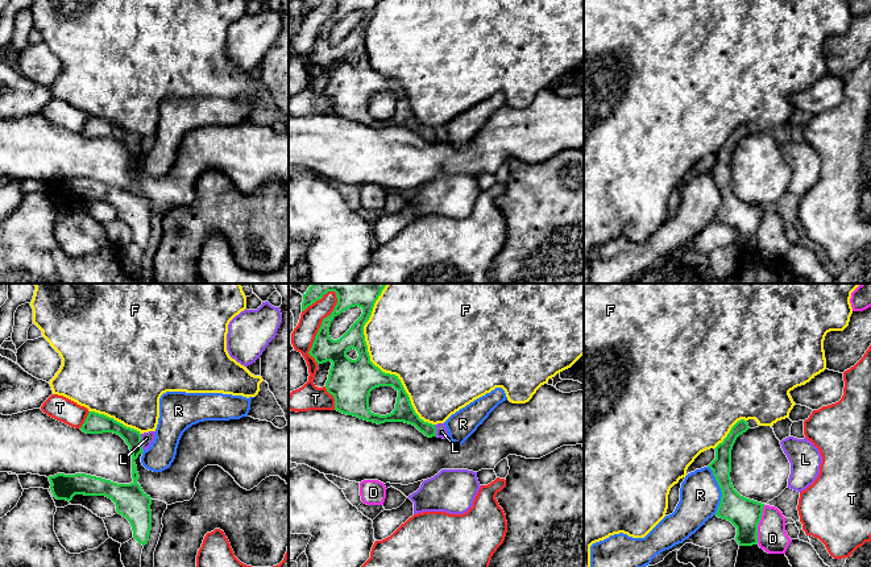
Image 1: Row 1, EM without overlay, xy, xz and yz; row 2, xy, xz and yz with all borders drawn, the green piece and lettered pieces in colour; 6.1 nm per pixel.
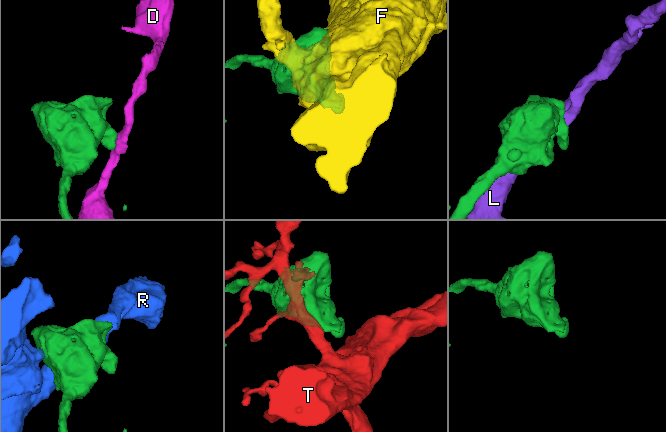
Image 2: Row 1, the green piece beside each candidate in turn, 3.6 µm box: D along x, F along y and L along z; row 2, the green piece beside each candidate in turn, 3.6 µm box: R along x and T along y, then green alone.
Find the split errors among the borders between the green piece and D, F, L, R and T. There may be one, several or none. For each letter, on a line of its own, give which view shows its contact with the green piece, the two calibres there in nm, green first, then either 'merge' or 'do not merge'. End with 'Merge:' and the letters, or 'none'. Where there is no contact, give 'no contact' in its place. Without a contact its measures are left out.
D: meets green in yz; 190 nm thick on the green side, 180 nm on the other; do not merge
F: meets green in xz; 280 nm thick on the green side, 460 nm on the other; do not merge
L: meets green in xy; 100 nm thick on the green side, 80 nm on the other; do not merge
R: meets green in yz; 190 nm thick on the green side, 260 nm on the other; do not merge
T: meets green in xz; 150 nm thick on the green side, 140 nm on the other; do not merge
Merge: none

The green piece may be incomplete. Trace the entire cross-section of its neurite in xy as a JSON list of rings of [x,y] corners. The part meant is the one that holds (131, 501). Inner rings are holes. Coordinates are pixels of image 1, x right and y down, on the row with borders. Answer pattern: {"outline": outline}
{"outline": [[[95,411],[88,413],[80,430],[86,434],[113,433],[120,435],[129,446],[132,454],[133,481],[130,484],[117,484],[86,473],[57,473],[49,476],[53,496],[57,500],[66,500],[69,502],[75,494],[105,496],[111,498],[116,505],[116,512],[129,521],[133,530],[133,538],[145,546],[152,530],[152,498],[137,483],[140,476],[134,460],[144,452],[140,431]]]}

